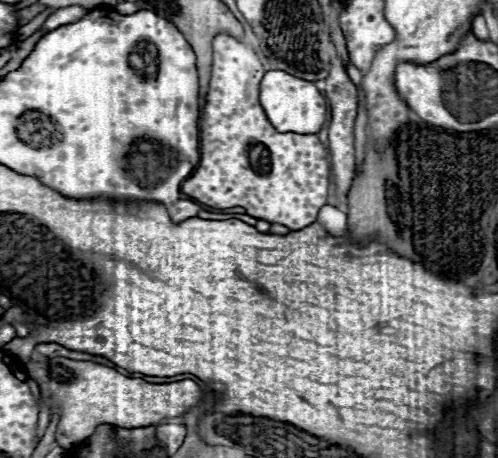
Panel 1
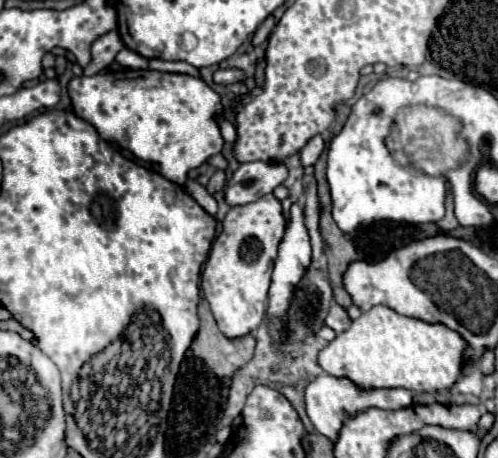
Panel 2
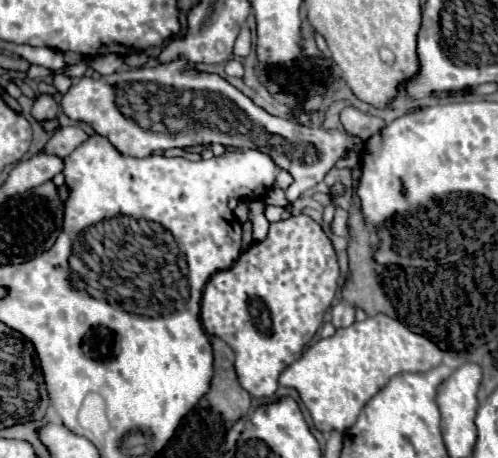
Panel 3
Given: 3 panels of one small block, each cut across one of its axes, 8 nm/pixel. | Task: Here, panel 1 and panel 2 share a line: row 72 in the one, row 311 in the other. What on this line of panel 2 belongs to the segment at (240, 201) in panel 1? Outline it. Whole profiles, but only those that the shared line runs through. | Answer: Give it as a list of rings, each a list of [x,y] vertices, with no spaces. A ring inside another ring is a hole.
[[[274,194],[262,196],[258,202],[234,206],[224,222],[222,232],[214,240],[210,256],[202,270],[202,292],[210,304],[220,332],[226,338],[240,338],[254,332],[264,318],[266,294],[278,254],[278,242],[284,234],[282,204]]]

